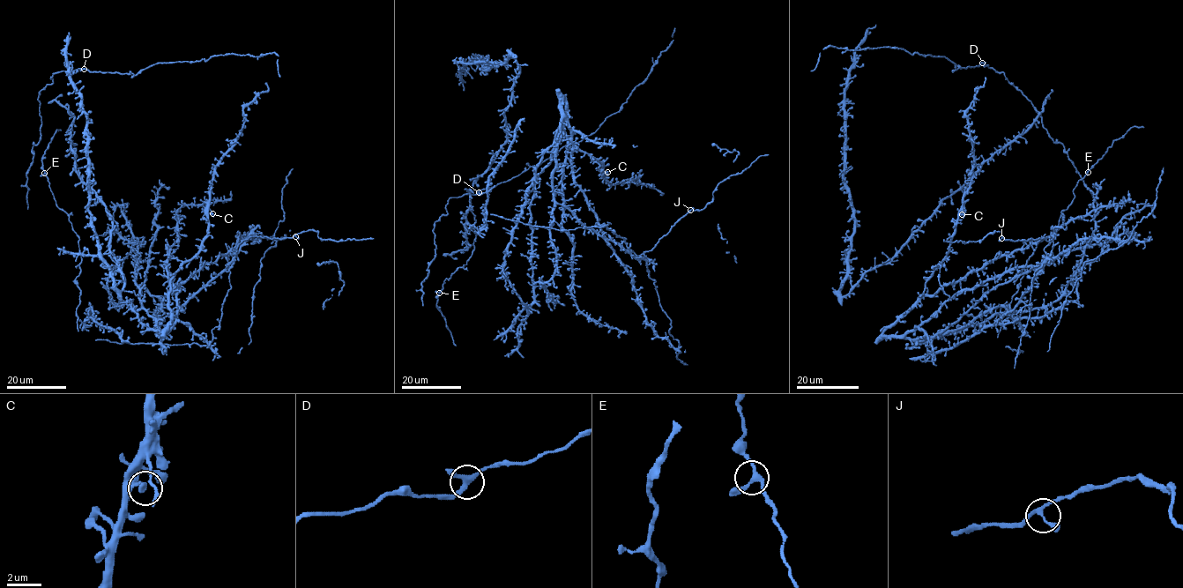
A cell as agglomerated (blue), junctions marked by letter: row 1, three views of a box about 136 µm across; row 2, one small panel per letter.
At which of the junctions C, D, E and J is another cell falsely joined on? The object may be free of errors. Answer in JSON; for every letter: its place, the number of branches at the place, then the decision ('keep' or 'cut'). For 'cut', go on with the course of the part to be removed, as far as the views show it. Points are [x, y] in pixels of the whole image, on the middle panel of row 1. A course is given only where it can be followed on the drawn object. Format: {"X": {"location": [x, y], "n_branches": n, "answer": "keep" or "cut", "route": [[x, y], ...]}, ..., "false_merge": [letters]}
{"C": {"location": [607, 172], "n_branches": 3, "answer": "keep"}, "D": {"location": [479, 192], "n_branches": 3, "answer": "keep"}, "E": {"location": [439, 293], "n_branches": 3, "answer": "keep"}, "J": {"location": [690, 210], "n_branches": 3, "answer": "keep"}, "false_merge": []}

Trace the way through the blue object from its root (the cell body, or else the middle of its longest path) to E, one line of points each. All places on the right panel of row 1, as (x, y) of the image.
E: (1027, 263), (1037, 244), (1058, 226), (1061, 212), (1075, 197), (1075, 188), (1088, 172)

